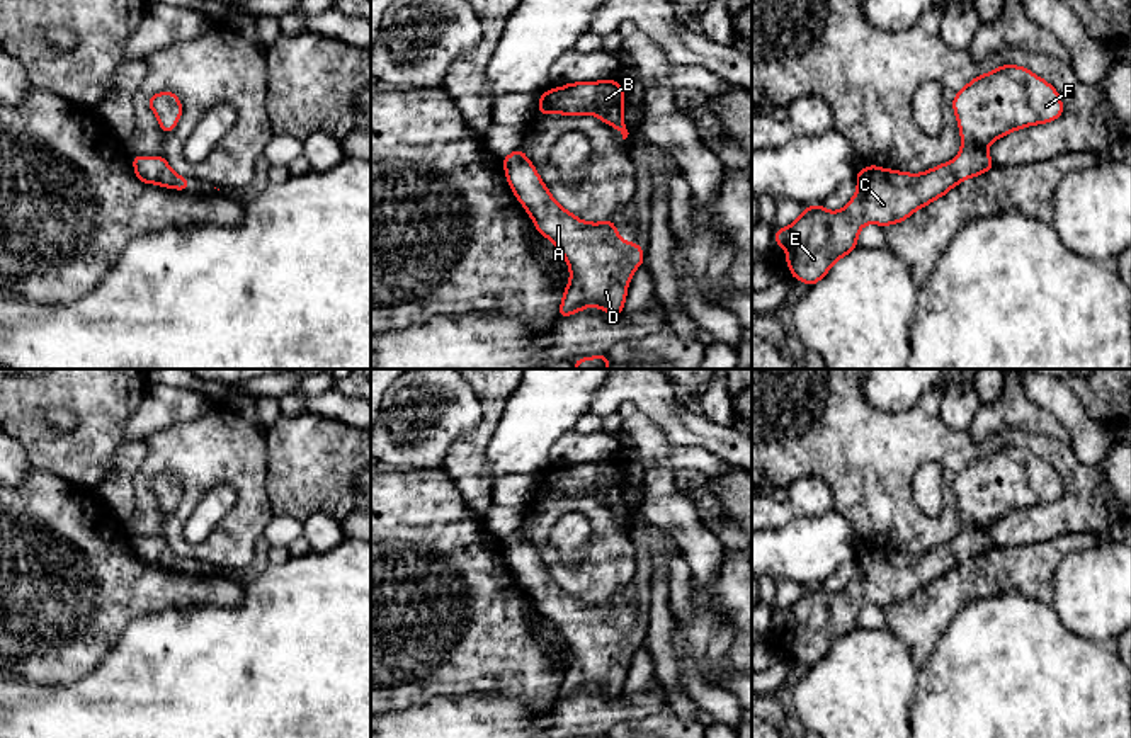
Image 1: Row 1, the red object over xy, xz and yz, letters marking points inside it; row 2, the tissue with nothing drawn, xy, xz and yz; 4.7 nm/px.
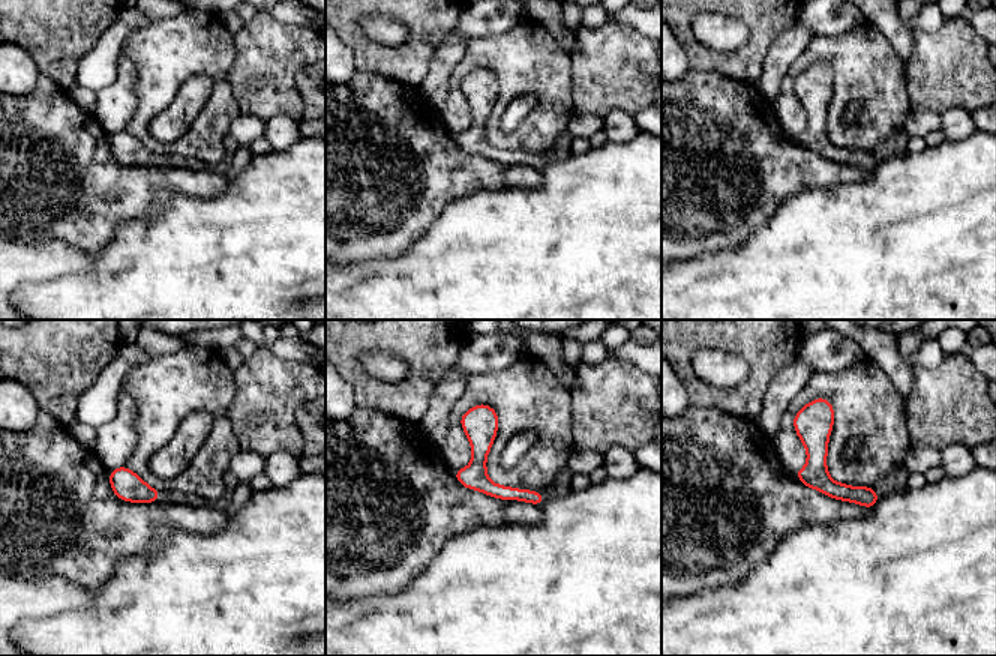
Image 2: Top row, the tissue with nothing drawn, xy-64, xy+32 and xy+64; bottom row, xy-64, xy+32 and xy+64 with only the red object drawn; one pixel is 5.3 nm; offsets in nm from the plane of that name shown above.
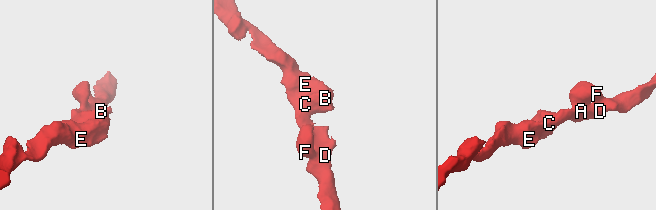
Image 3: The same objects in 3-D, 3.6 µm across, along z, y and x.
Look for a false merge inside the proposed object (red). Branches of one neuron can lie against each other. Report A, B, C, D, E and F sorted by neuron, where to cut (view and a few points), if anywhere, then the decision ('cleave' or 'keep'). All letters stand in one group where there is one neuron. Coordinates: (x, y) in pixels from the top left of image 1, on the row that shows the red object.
A B C D E F | no cut | keep

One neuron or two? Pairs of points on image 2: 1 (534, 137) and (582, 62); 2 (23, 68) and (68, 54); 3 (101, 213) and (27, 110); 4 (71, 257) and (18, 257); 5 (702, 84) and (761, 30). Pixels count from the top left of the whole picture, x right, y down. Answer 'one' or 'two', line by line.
1: two
2: two
3: one
4: one
5: two

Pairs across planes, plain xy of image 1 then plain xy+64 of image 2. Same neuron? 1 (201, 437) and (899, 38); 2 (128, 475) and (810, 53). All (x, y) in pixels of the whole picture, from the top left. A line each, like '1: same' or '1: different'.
1: different
2: different

